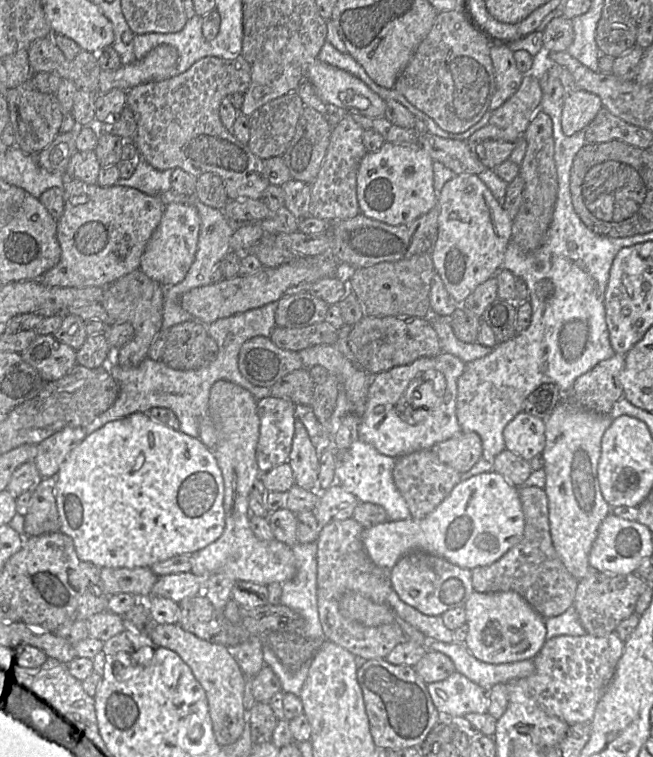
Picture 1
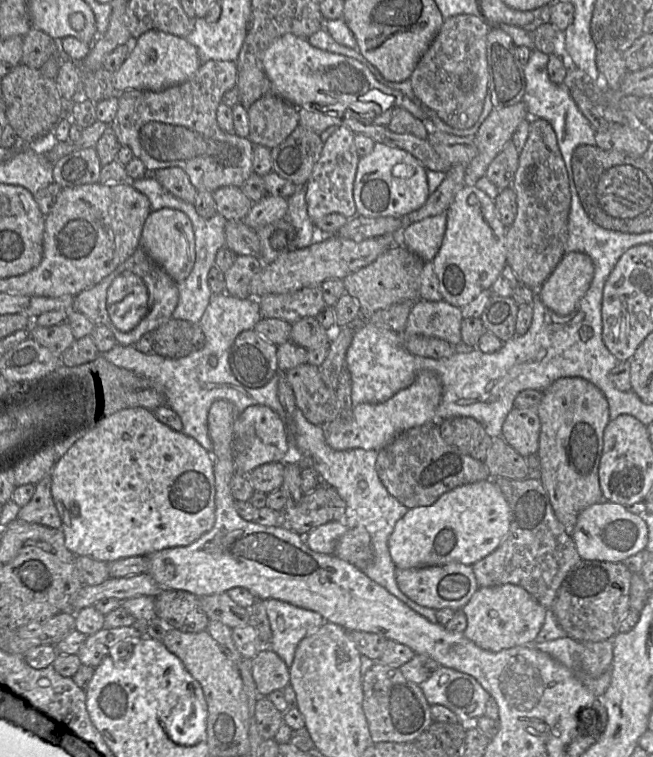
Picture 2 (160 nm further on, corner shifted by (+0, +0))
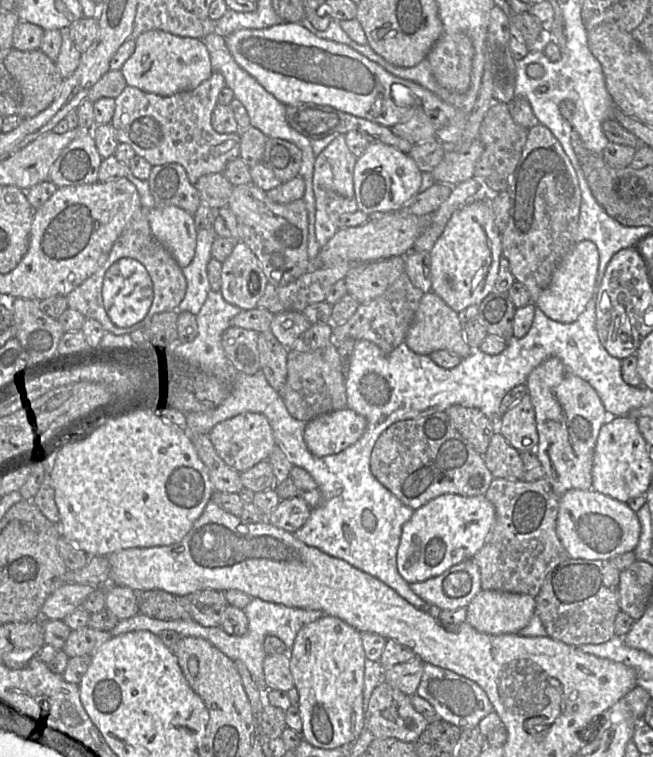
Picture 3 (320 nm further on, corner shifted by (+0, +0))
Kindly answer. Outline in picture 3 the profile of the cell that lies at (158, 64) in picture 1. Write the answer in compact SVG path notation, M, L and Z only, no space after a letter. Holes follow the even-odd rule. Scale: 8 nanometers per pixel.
M150 30L135 40L135 51L121 68L128 86L160 96L171 96L198 87L213 73L210 54L203 39Z

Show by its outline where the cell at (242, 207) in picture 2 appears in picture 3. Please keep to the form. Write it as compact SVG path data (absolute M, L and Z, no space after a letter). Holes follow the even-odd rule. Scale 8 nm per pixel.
M222 173L201 176L194 186L199 192L202 203L214 210L228 207L234 188Z

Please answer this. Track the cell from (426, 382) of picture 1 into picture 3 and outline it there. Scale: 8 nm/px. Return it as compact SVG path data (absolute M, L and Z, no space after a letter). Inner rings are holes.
M350 408L332 411L306 423L304 441L317 457L338 454L361 438L366 425L366 418Z

